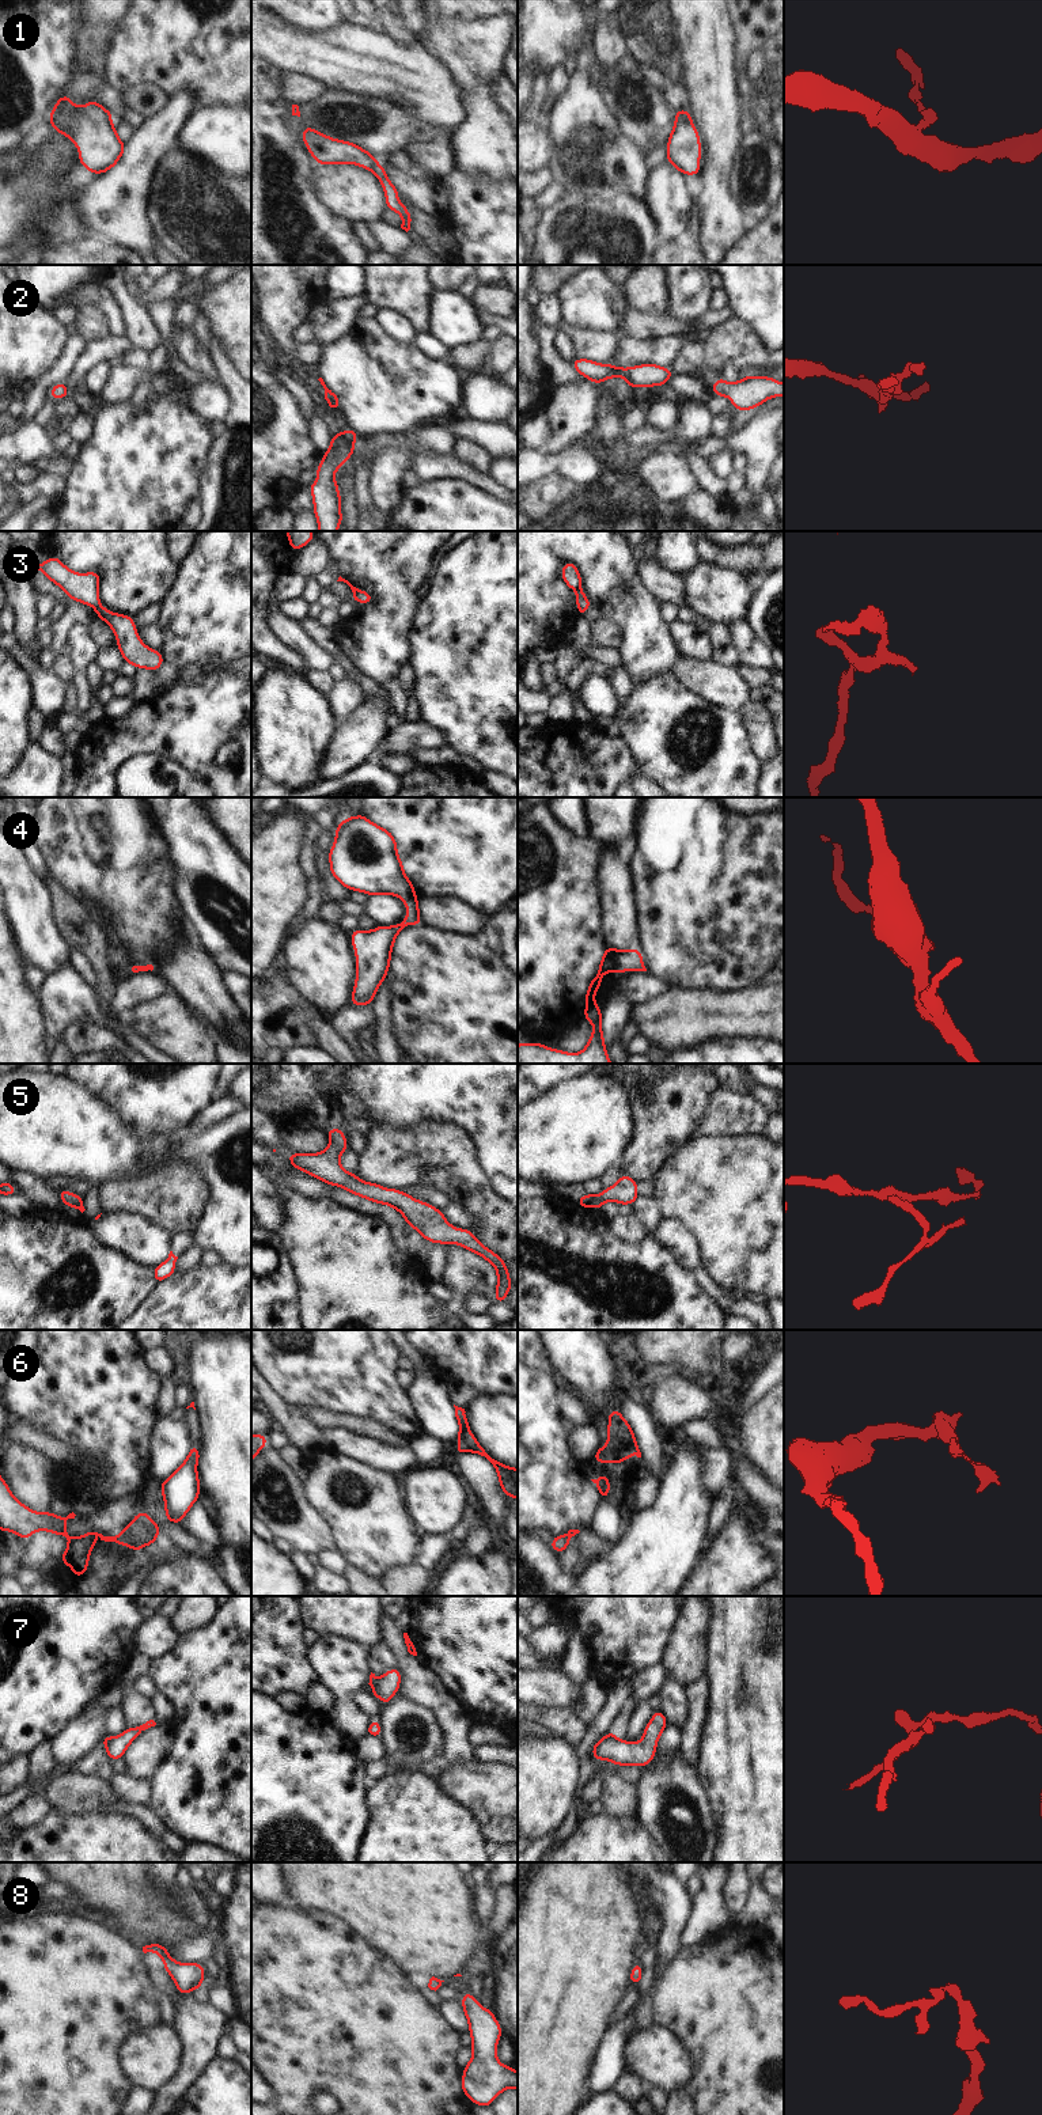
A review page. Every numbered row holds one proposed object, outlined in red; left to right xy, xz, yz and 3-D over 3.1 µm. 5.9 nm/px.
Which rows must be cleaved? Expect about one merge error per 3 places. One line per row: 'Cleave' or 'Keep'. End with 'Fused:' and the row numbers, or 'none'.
1: Cleave
2: Keep
3: Keep
4: Keep
5: Keep
6: Keep
7: Cleave
8: Keep
Fused: 1, 7

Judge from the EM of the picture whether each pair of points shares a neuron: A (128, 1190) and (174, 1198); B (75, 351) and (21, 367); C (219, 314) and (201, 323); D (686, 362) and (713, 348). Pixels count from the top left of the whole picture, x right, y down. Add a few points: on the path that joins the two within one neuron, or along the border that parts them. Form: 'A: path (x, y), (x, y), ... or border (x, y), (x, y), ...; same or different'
A: path (139, 1196), (163, 1198); same
B: border (69, 334), (61, 356), (38, 378); different
C: border (200, 315), (207, 322), (213, 337); different
D: path (693, 359), (703, 359), (707, 355); same

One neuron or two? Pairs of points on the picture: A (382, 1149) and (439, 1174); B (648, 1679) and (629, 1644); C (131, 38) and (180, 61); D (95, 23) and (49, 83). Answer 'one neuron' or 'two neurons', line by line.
A: one neuron
B: two neurons
C: one neuron
D: two neurons

